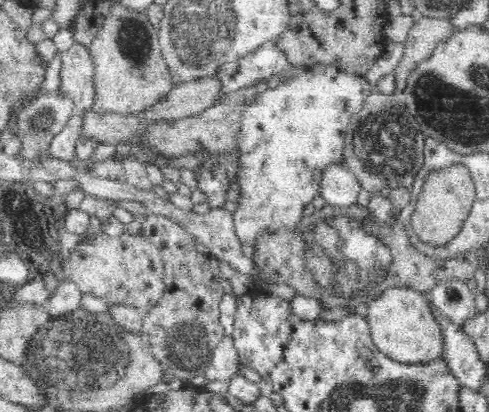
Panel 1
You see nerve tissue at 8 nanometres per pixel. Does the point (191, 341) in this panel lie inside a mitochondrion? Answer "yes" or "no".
yes

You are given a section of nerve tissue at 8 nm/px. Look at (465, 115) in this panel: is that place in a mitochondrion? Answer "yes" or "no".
yes

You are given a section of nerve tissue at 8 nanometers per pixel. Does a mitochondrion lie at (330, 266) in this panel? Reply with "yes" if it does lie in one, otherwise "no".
yes

